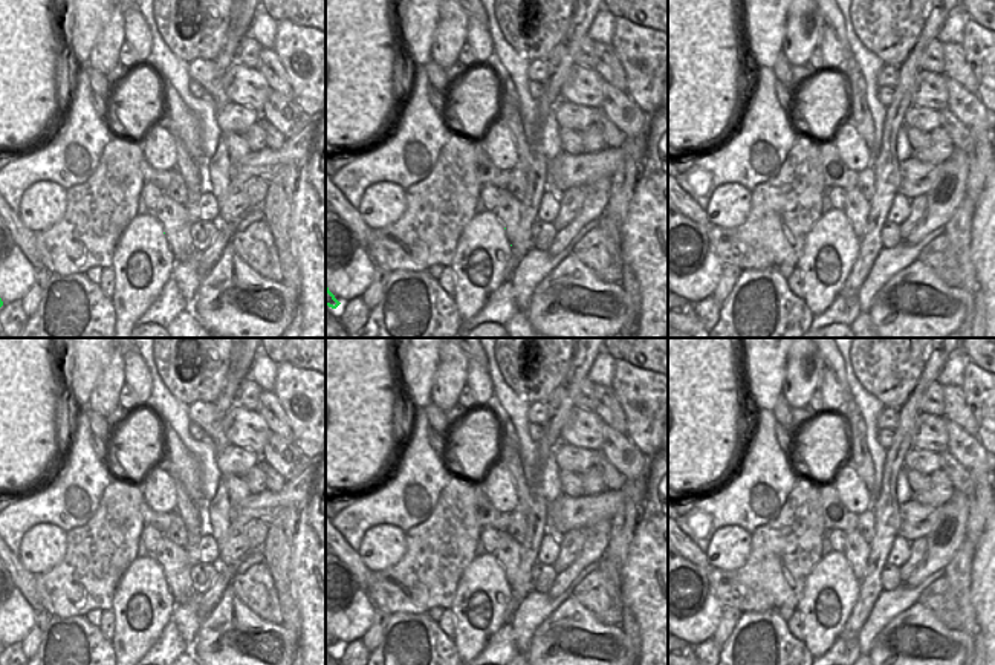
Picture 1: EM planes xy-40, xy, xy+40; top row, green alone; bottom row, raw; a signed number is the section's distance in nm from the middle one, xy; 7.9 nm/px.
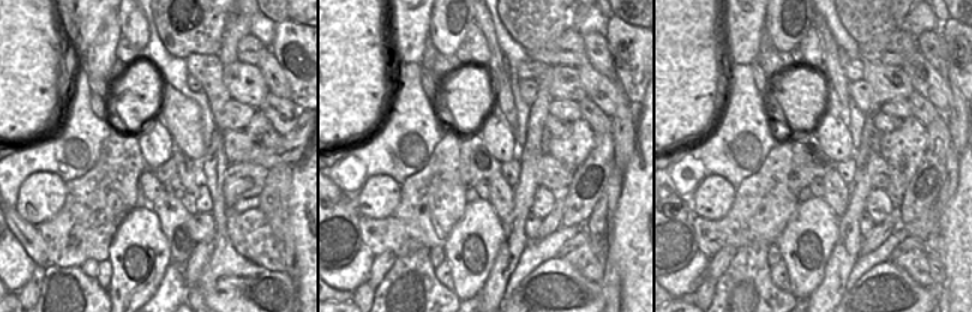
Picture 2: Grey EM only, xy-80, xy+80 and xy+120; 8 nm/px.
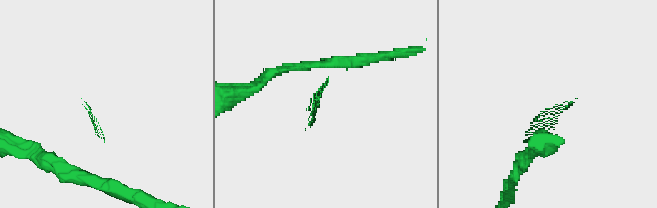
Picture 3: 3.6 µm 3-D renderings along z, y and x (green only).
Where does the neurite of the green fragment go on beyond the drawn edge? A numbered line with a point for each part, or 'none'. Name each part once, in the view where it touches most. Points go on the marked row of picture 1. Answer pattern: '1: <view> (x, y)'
none

